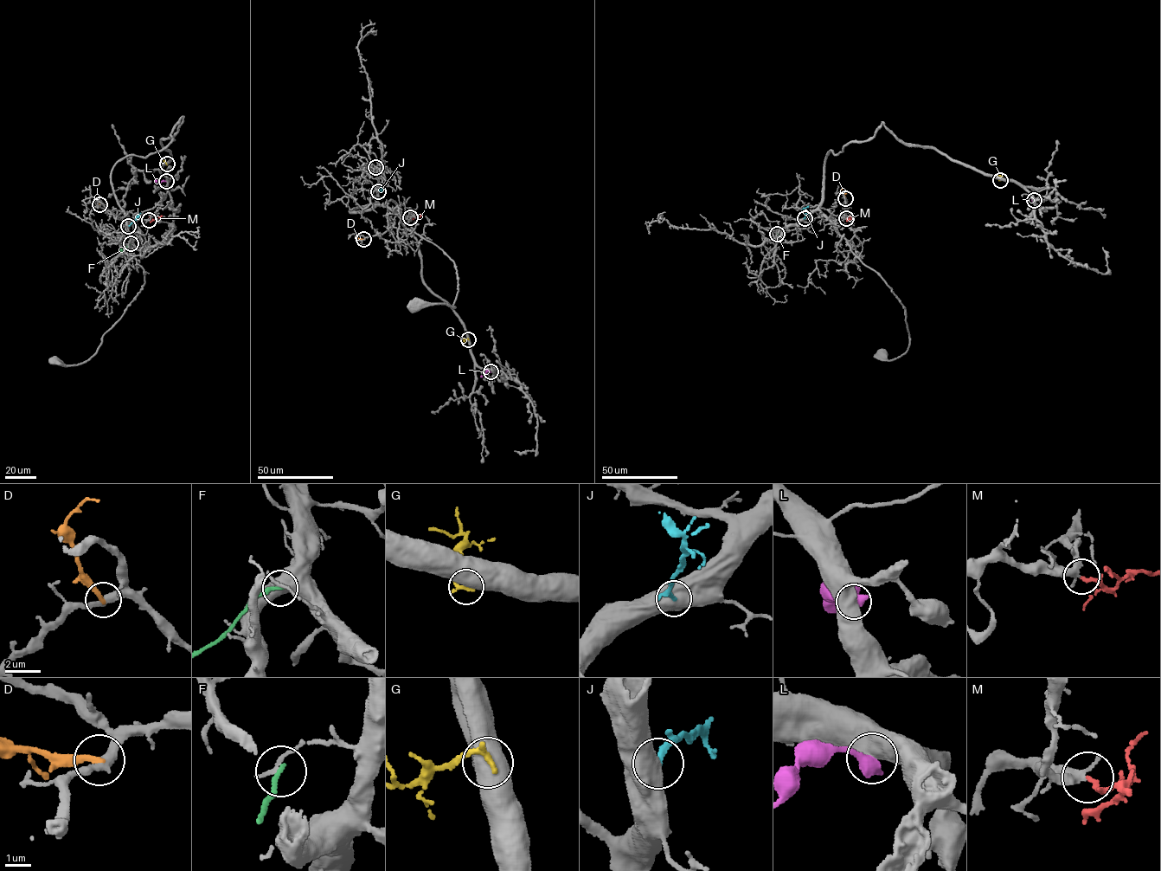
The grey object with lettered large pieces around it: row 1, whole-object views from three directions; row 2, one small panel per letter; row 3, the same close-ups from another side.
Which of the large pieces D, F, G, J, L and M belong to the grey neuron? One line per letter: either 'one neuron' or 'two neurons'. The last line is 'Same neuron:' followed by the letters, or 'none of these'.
D: two neurons
F: two neurons
G: two neurons
J: one neuron
L: two neurons
M: one neuron
Same neuron: J, M

